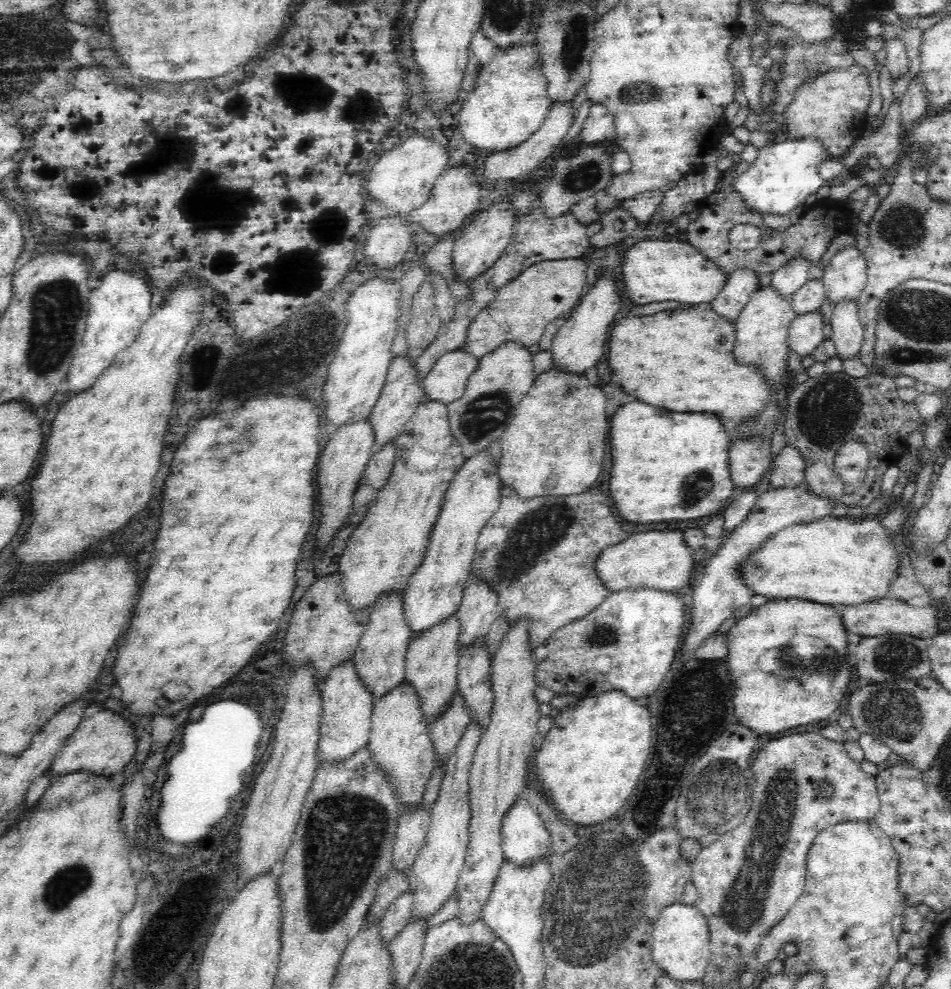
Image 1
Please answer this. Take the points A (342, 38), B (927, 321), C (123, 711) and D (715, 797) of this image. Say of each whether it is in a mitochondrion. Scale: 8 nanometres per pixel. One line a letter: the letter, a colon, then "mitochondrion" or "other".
A: other
B: mitochondrion
C: other
D: mitochondrion

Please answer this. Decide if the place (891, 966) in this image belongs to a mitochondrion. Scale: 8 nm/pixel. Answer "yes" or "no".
no

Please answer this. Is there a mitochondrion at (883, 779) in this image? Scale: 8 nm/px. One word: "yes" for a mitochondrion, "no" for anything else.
no

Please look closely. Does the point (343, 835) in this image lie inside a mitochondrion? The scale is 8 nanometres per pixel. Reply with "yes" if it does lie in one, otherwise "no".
yes

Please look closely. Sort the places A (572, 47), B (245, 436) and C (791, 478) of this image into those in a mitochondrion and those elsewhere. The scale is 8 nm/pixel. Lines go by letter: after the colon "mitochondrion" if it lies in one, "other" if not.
A: mitochondrion
B: mitochondrion
C: other

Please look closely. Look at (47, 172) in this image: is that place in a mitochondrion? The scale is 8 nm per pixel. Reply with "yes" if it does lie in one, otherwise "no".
no

